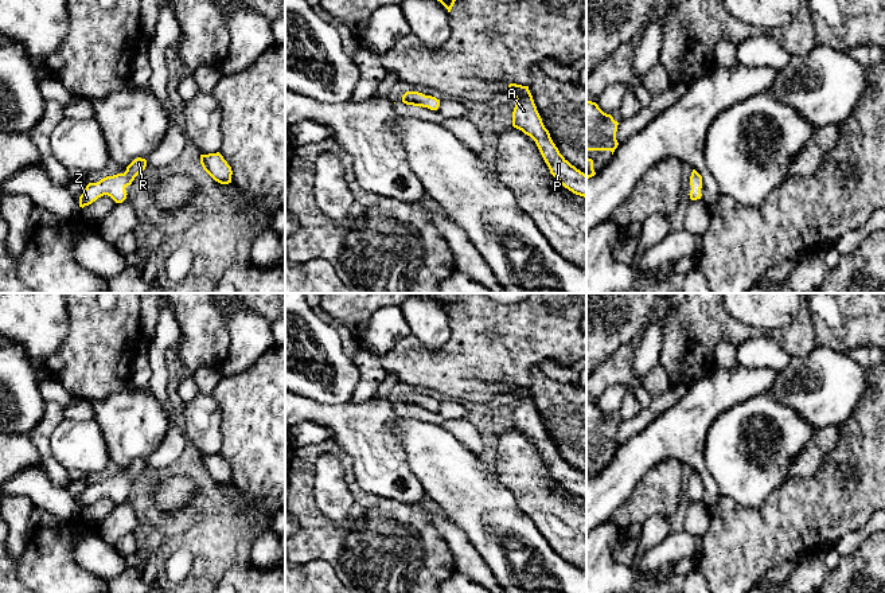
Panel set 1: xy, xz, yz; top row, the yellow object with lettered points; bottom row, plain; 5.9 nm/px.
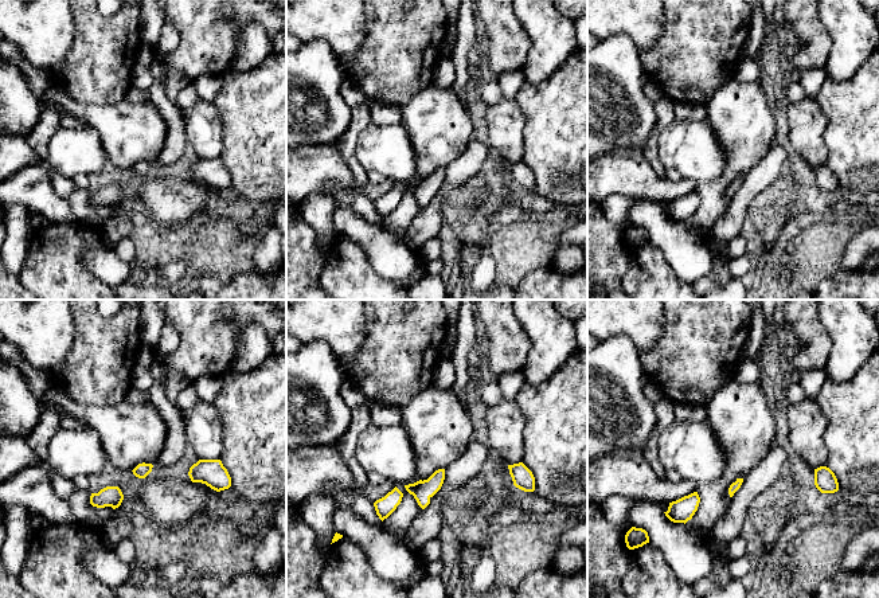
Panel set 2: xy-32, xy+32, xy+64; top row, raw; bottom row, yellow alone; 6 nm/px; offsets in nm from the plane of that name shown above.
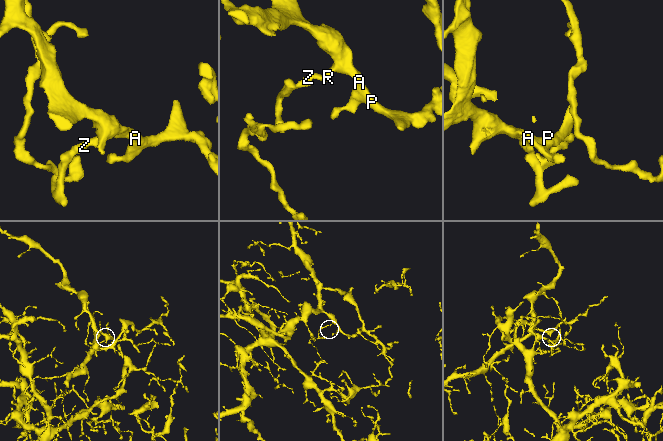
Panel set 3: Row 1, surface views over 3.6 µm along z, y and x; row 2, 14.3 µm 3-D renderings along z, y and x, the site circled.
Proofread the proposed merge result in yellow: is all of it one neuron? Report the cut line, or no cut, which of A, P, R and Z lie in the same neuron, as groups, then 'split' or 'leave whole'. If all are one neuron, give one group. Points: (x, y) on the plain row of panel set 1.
cut none; groups A P R Z; leave whole

